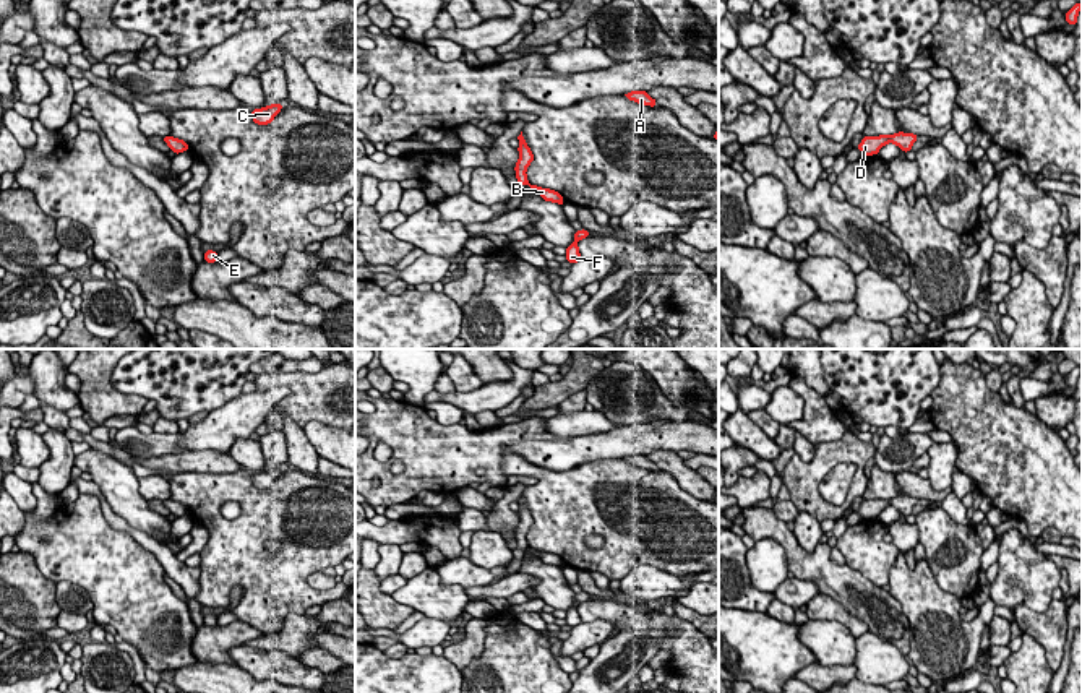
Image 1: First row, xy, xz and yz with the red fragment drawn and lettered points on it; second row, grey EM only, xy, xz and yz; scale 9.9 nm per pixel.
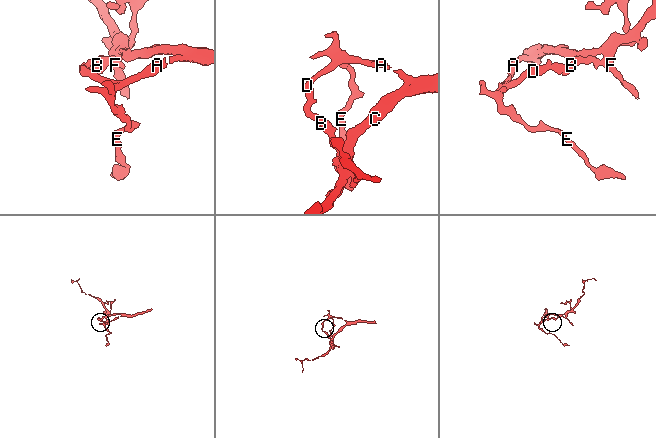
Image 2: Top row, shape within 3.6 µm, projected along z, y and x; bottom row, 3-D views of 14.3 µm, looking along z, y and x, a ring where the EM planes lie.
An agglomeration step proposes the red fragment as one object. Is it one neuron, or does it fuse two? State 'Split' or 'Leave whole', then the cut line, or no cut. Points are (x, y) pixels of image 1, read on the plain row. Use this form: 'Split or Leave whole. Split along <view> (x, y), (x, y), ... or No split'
Leave whole. No split

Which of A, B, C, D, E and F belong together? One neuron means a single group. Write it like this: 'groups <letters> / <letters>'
groups A B C D E F

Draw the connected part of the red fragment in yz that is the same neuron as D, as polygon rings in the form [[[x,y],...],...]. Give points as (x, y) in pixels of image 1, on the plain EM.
[[[899,495],[895,498],[879,498],[879,500],[865,500],[861,506],[857,510],[858,514],[863,516],[863,519],[873,519],[878,518],[879,513],[887,508],[894,506],[897,508],[902,514],[908,516],[912,514],[912,508],[918,503],[917,498],[913,497],[904,497]]]

